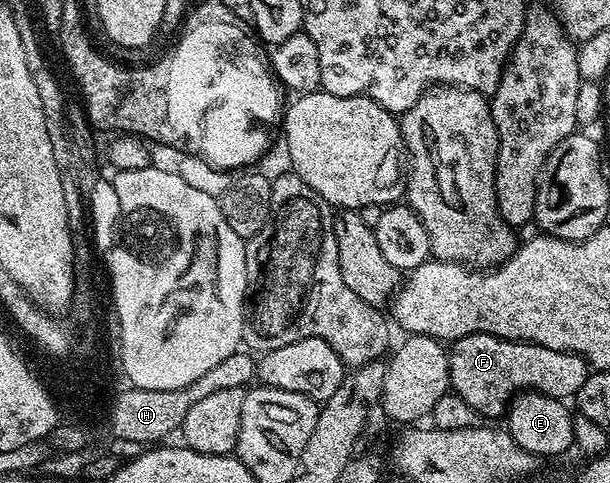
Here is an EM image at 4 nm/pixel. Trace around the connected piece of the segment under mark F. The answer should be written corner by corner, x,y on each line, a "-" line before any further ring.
466,335
454,340
450,344
447,356
449,363
449,377
451,378
450,390
456,395
465,397
469,405
487,421
495,421
508,410
509,404
516,395
530,389
539,391
548,399
560,401
570,400
585,385
589,374
589,364
580,355
571,351
558,351
557,349
545,349
536,343
520,343
514,339
498,339
495,335

